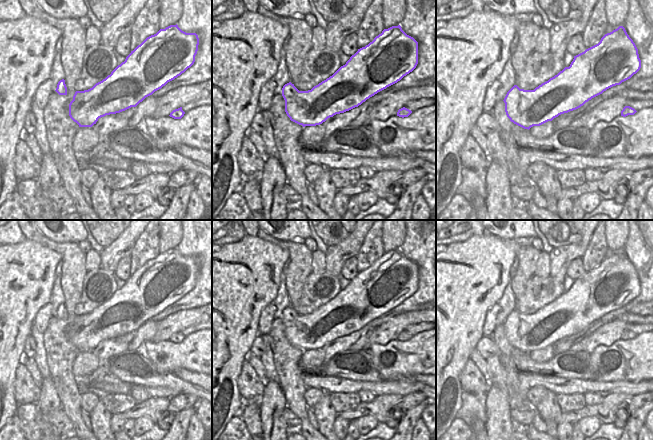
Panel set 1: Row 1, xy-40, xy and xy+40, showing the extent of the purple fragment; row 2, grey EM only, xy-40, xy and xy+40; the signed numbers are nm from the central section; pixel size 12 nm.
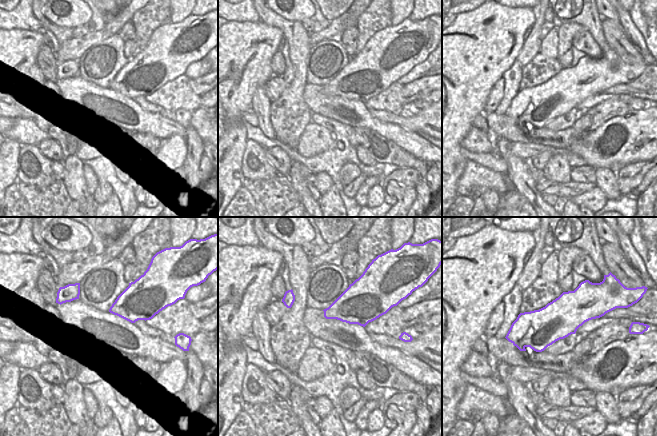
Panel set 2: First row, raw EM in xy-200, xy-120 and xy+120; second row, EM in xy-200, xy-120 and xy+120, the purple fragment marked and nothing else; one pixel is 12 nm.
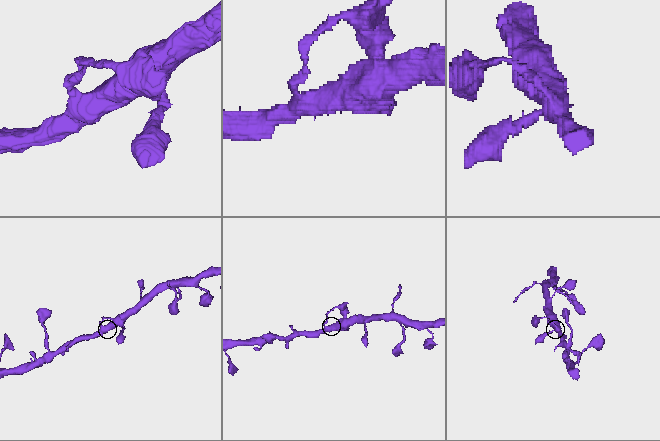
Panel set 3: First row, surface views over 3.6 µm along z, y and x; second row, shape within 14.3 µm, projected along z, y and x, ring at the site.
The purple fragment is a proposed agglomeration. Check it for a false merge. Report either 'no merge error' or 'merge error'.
no merge error

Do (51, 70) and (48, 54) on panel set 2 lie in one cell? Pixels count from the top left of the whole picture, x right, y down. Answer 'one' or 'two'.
one

